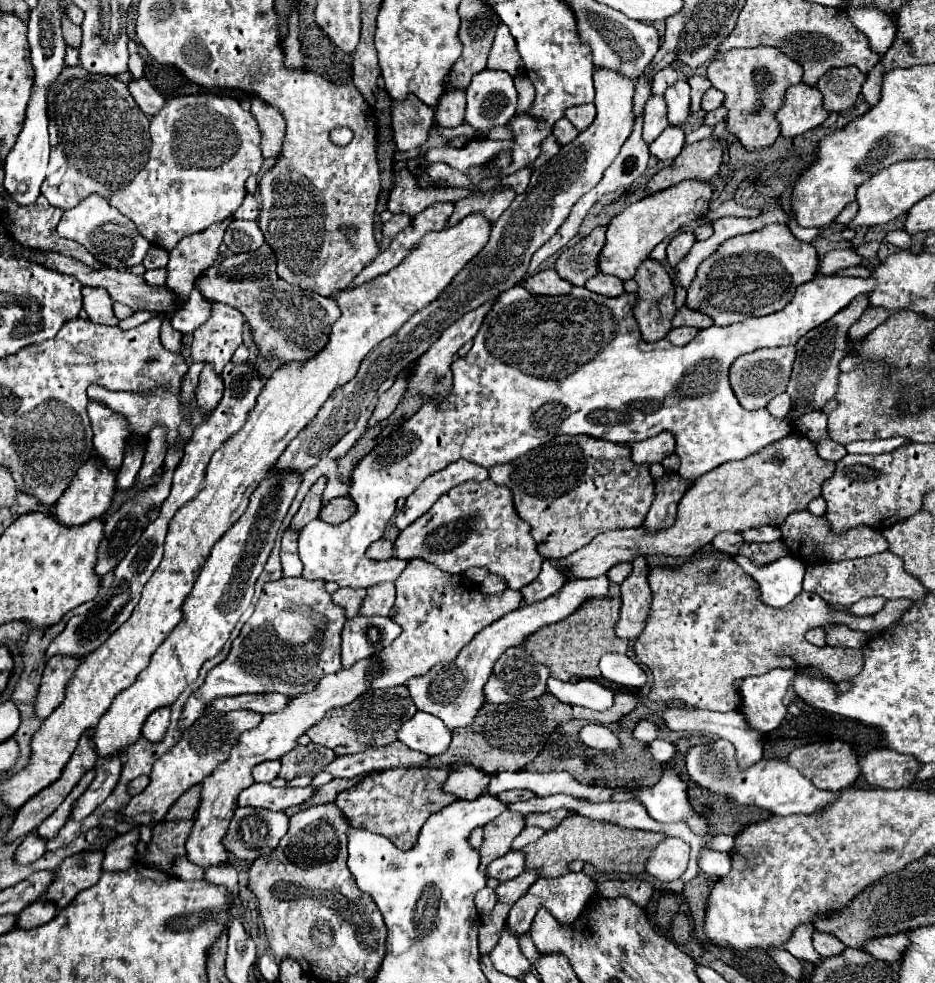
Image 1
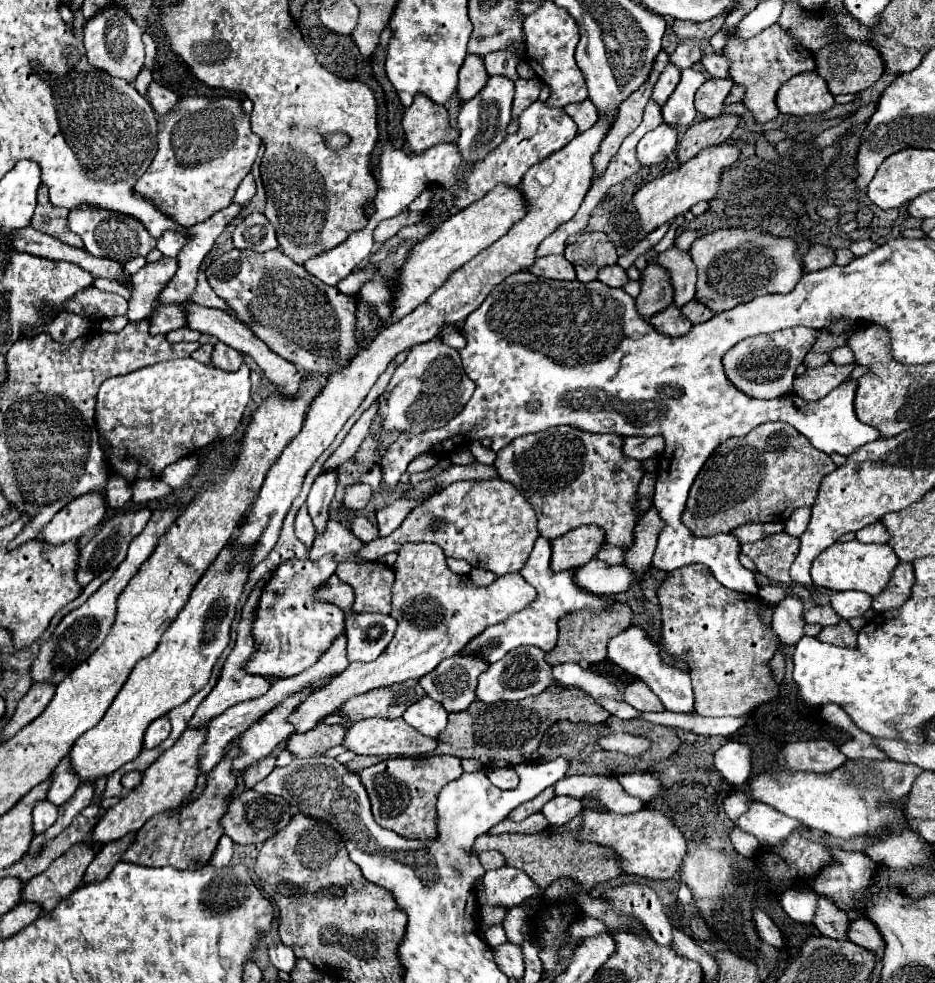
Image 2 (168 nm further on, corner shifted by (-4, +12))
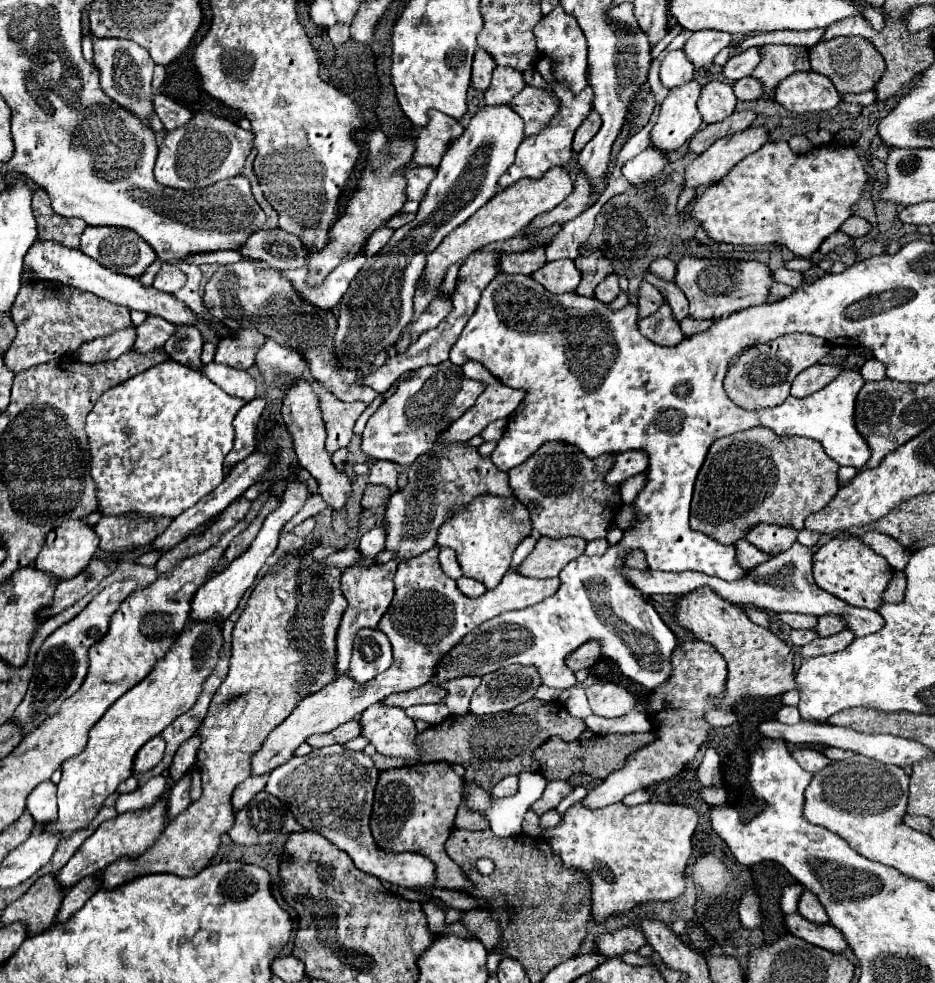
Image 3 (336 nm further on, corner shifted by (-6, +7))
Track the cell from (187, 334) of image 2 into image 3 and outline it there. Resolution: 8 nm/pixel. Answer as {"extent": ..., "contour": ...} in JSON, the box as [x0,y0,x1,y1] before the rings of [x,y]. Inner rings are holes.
{"extent":[164,326,202,366],"contour":[[[186,326],[180,328],[174,336],[168,338],[164,344],[164,350],[172,356],[172,360],[190,364],[190,366],[200,366],[200,352],[202,352],[202,336],[198,328]]]}

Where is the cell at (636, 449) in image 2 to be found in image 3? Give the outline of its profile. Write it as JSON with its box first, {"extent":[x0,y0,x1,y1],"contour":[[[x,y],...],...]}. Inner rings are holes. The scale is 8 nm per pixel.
{"extent":[606,450,648,484],"contour":[[[630,450],[630,452],[622,452],[616,456],[614,468],[608,472],[606,482],[608,484],[622,484],[624,480],[628,480],[634,474],[640,474],[648,468],[648,454],[644,454],[642,450]]]}

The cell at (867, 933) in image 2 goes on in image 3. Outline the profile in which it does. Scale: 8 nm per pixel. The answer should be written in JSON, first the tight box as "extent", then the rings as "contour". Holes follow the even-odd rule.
{"extent":[786,914,850,952],"contour":[[[792,914],[792,916],[786,916],[786,926],[794,936],[804,938],[806,942],[816,944],[820,948],[826,948],[832,952],[848,952],[850,950],[848,940],[844,940],[840,930],[834,928],[832,924],[816,926],[812,922],[804,920],[800,914]]]}

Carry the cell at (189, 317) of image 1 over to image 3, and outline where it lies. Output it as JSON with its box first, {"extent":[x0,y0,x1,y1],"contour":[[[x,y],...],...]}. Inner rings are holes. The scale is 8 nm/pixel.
{"extent":[136,316,176,354],"contour":[[[148,316],[146,322],[138,326],[138,338],[136,338],[136,352],[146,354],[148,350],[162,348],[162,344],[176,332],[176,326],[164,318],[158,316]]]}

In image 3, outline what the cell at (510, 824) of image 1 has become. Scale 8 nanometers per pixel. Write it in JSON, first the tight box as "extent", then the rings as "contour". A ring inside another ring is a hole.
{"extent":[532,780,572,816],"contour":[[[554,780],[554,782],[548,782],[546,790],[544,790],[544,796],[540,800],[536,800],[536,804],[532,804],[532,812],[536,812],[538,816],[542,816],[544,812],[556,808],[560,804],[560,800],[564,796],[568,796],[568,792],[572,792],[572,786],[564,780]]]}

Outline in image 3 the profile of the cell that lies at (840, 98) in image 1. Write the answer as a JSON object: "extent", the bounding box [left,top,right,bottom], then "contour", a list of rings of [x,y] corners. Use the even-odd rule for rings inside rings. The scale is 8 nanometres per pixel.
{"extent":[810,36,886,94],"contour":[[[846,36],[812,46],[810,48],[810,64],[812,64],[814,72],[828,76],[840,94],[860,94],[866,90],[874,90],[886,70],[884,58],[880,56],[880,52],[876,52],[876,48],[868,40],[846,38]]]}

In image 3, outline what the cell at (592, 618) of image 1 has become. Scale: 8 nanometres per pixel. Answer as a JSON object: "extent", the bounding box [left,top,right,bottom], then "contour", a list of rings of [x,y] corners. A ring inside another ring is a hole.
{"extent":[566,640,602,672],"contour":[[[590,640],[590,642],[582,644],[580,648],[576,648],[574,652],[570,652],[570,654],[566,656],[566,666],[568,666],[572,672],[578,672],[578,670],[590,668],[592,664],[596,664],[600,656],[602,656],[602,646],[600,646],[600,642]]]}

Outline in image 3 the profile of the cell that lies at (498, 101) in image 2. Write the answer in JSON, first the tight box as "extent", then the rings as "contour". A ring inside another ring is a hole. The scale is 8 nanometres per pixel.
{"extent":[334,104,524,368],"contour":[[[498,104],[480,108],[470,118],[464,134],[448,146],[438,174],[420,202],[416,218],[398,228],[390,242],[366,260],[338,304],[334,346],[344,368],[364,368],[362,364],[372,362],[380,348],[396,342],[396,336],[410,324],[414,314],[412,298],[426,264],[424,254],[432,252],[446,234],[466,222],[472,212],[482,208],[498,192],[498,178],[512,164],[522,140],[524,122],[520,116],[508,104]]]}

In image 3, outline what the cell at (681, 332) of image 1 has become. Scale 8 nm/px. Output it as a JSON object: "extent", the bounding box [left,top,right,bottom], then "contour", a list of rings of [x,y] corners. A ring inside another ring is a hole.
{"extent":[638,302,684,346],"contour":[[[666,302],[652,316],[642,318],[638,322],[638,328],[648,340],[652,340],[660,346],[676,346],[684,340],[680,322],[674,320],[674,314]]]}

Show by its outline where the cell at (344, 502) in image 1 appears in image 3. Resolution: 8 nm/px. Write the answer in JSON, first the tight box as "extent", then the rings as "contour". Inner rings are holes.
{"extent":[360,484,390,508],"contour":[[[368,484],[360,504],[362,504],[362,508],[376,508],[376,506],[386,504],[388,498],[390,498],[390,490],[388,490],[386,486],[374,486],[374,484]]]}

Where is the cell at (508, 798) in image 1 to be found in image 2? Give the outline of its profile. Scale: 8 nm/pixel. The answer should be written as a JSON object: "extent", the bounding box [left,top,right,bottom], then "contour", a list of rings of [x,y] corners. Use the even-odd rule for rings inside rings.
{"extent":[486,767,518,789],"contour":[[[508,767],[508,769],[490,769],[490,771],[486,771],[486,775],[500,789],[514,789],[518,785],[518,775],[512,767]]]}

